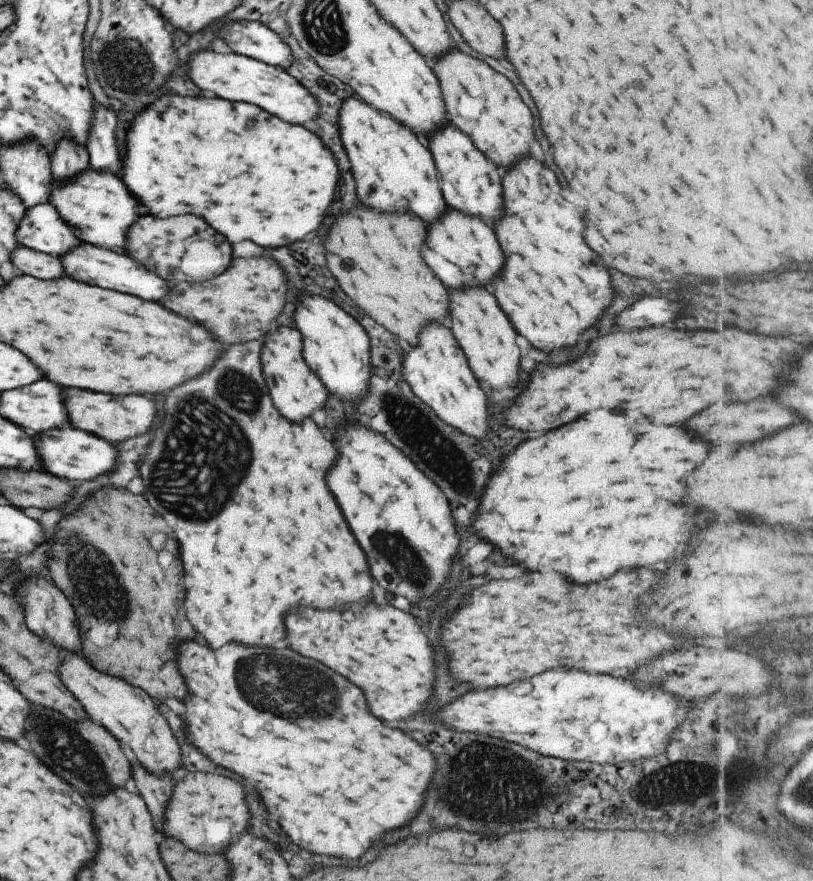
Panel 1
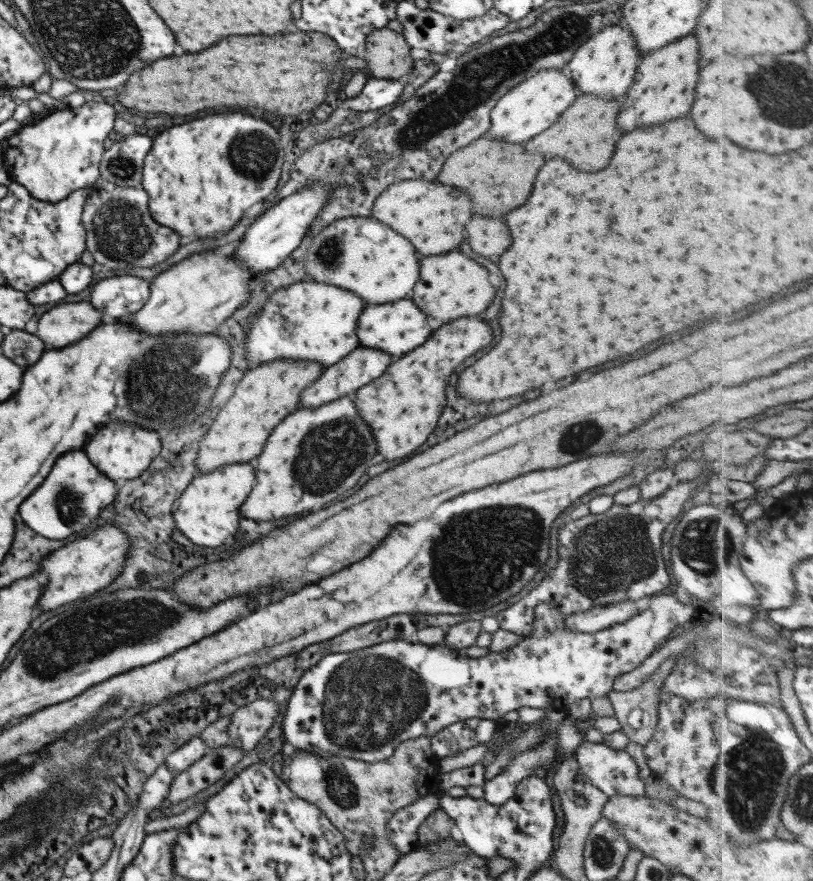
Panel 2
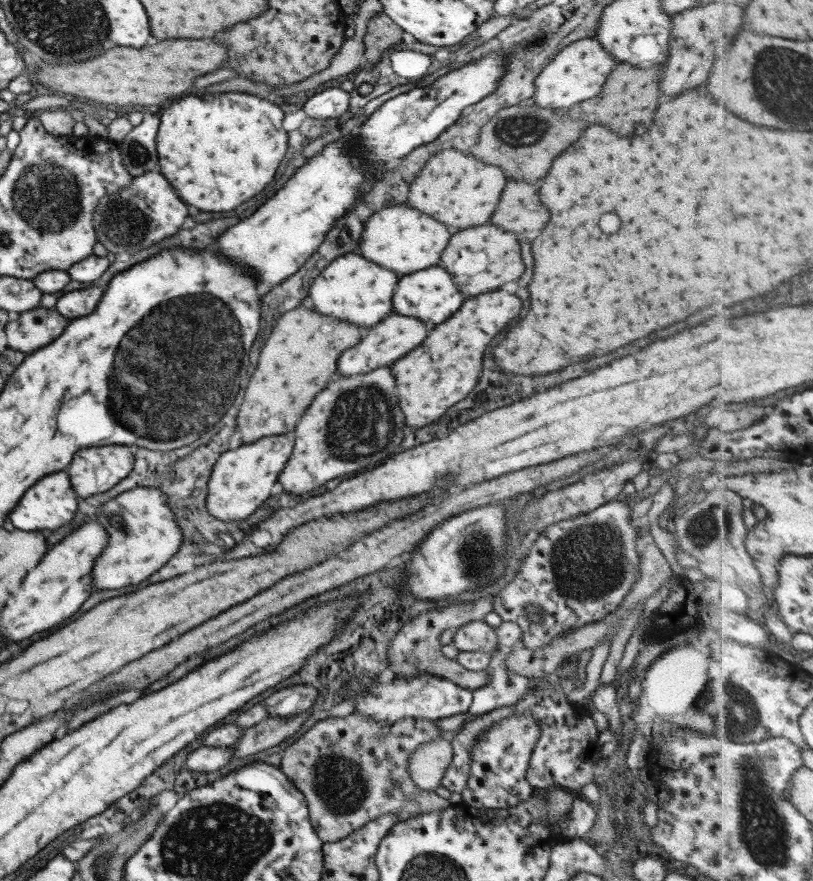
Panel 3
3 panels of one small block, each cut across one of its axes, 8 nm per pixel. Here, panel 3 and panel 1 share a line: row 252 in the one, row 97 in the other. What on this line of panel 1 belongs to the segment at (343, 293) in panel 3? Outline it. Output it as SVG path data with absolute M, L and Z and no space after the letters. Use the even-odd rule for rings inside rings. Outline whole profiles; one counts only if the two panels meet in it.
M354 95L339 105L337 121L341 144L351 162L357 198L363 204L383 212L409 210L425 222L433 222L447 209L431 153L410 128Z

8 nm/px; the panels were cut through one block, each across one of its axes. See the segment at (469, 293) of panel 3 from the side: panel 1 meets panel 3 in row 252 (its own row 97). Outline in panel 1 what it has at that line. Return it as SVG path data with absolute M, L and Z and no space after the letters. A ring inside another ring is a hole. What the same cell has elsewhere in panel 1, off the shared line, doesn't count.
M451 46L440 57L427 59L427 64L439 80L442 101L445 107L445 118L481 150L485 158L496 166L511 166L521 154L527 154L531 142L531 116L529 108L521 102L513 84L483 60L459 51Z

